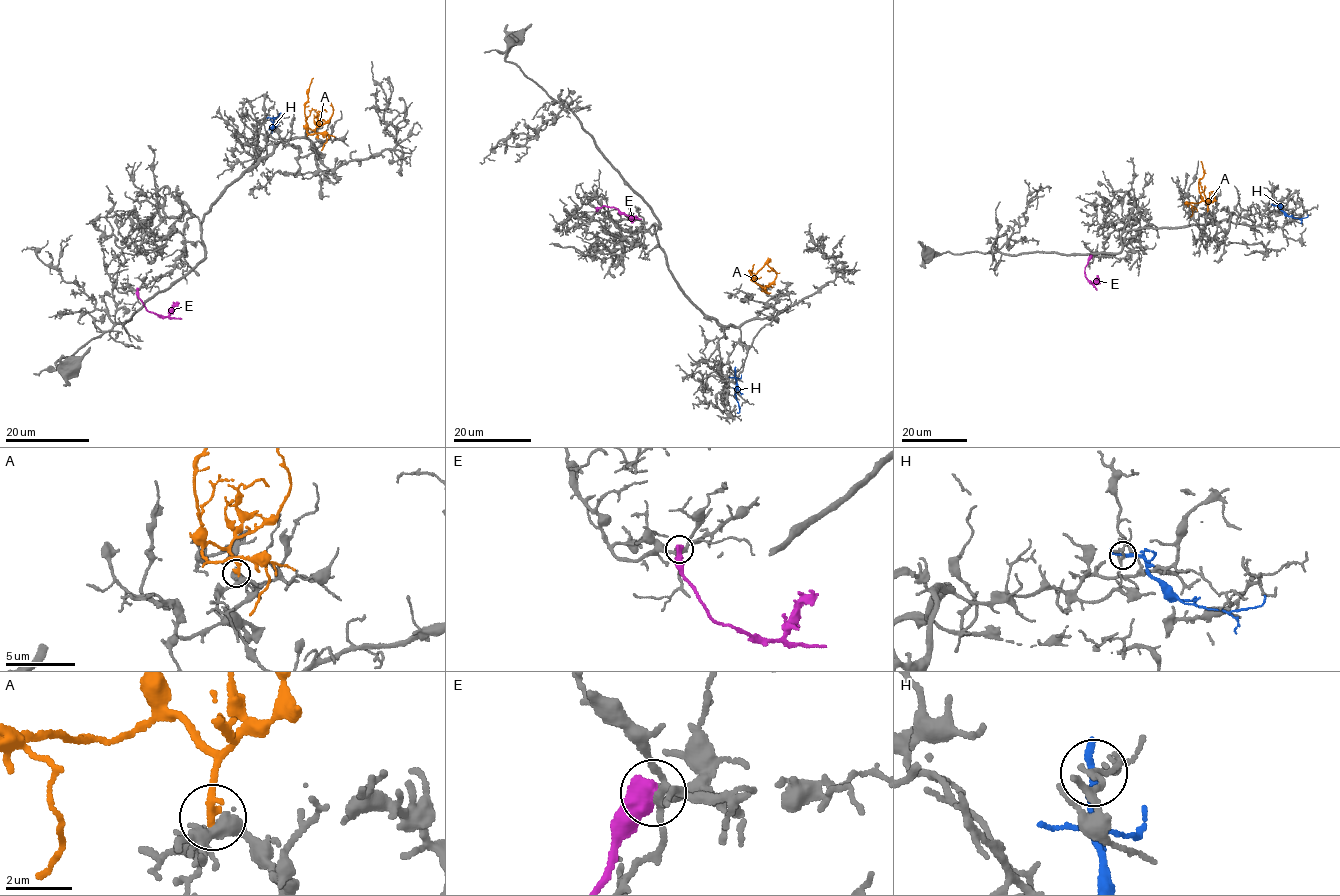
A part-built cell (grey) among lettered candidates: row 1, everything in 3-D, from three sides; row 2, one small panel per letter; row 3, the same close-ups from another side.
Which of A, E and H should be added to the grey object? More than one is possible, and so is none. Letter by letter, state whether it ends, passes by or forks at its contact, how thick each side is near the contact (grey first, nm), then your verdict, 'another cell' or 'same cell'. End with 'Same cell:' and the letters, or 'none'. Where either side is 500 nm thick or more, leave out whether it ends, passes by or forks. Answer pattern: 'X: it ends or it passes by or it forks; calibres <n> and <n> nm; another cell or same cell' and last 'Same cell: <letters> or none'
A: it ends; calibres 400 and 280 nm; same cell
E: calibres 220 and 550 nm; another cell
H: it ends; calibres 130 and 320 nm; another cell
Same cell: A

